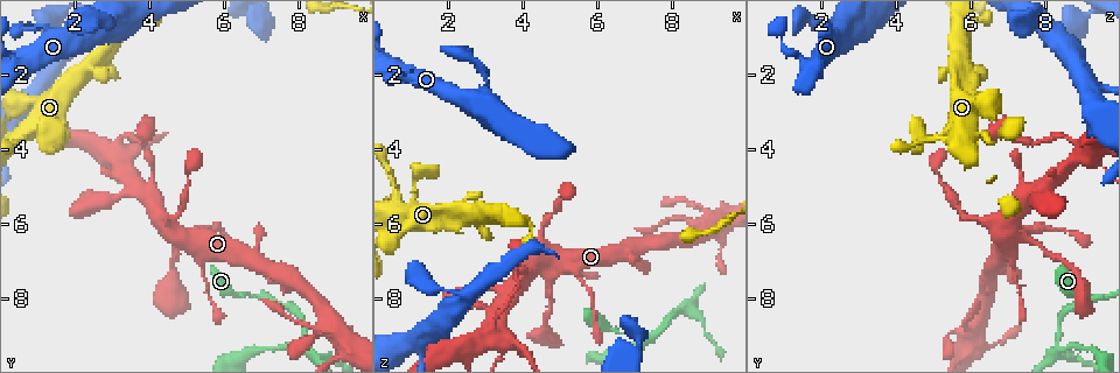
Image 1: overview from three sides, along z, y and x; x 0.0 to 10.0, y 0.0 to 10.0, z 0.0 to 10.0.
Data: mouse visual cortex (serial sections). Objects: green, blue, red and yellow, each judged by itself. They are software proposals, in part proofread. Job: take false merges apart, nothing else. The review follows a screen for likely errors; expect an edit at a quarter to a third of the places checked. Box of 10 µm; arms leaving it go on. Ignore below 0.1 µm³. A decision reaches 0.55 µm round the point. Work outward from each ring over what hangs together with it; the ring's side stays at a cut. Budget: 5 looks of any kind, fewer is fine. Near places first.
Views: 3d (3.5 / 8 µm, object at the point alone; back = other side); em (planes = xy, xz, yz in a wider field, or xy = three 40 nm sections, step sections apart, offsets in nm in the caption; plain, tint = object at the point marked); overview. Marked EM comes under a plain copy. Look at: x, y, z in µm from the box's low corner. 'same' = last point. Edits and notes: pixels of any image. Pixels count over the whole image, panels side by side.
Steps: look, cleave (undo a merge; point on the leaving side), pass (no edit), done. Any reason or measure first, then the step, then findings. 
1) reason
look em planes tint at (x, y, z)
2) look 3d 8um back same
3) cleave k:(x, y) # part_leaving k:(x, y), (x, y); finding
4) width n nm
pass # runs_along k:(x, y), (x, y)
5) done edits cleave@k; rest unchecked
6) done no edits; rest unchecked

small branch off a trunk
look em xy step 2 tint at (4.70, 6.30, 7.30)

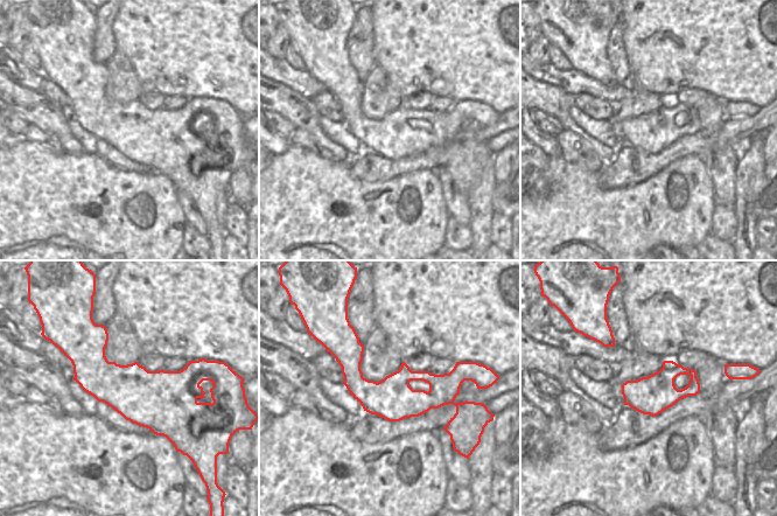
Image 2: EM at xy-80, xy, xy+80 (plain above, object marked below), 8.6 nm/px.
wider look
look 3d 3.5um same

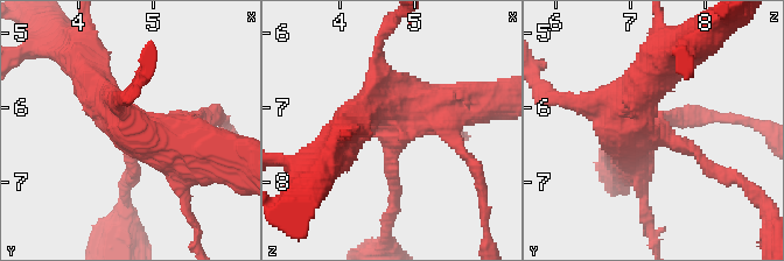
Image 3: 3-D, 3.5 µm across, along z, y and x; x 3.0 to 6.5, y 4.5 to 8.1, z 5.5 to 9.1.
pass # runs_along 3:(215, 149), (144, 138), (89, 80); all the same cell

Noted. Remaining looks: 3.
look 3d 3.5um back at (7.20, 8.05, 9.10)

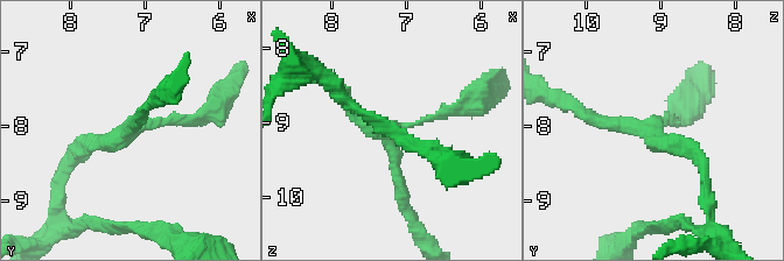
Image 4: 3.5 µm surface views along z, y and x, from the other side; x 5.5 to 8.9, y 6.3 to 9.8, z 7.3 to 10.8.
arms 3; arm_widths 150, 200, 200 nm
look em xy step 2 tint at (7.20, 8.05, 9.10)

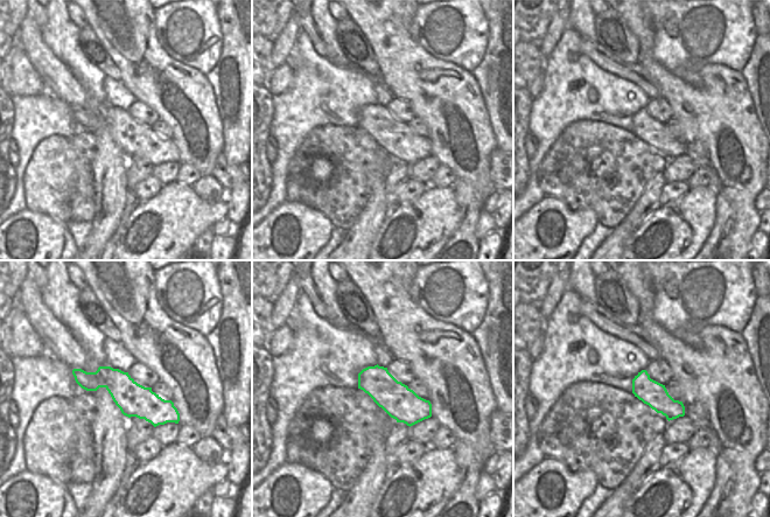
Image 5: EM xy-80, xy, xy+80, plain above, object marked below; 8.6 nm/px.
width 300 nm
pass # runs_along 4:(200, 115), (139, 122), (75, 157); continuous, no second cell

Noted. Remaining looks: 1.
done no edits; rest unchecked

